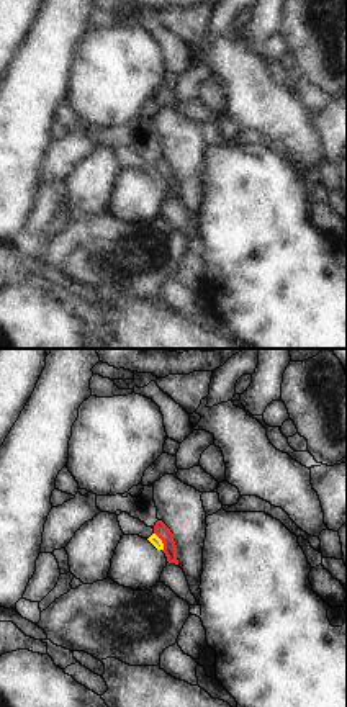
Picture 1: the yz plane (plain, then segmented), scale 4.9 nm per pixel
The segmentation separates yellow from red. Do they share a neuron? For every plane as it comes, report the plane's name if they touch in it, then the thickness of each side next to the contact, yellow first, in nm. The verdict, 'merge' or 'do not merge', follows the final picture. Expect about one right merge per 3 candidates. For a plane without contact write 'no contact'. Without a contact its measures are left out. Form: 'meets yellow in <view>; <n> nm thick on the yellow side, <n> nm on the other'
meets yellow in yz; 50 nm thick on the yellow side, 70 nm on the other

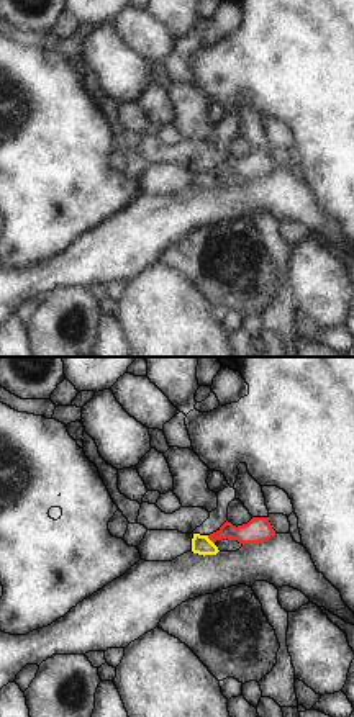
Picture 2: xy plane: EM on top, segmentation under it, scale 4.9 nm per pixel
meets yellow in xy; 100 nm thick on the yellow side, 120 nm on the other

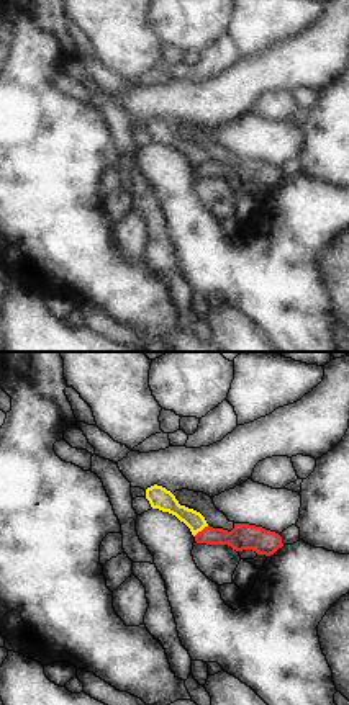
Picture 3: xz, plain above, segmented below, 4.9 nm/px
meets yellow in xz; 110 nm thick on the yellow side, 130 nm on the other

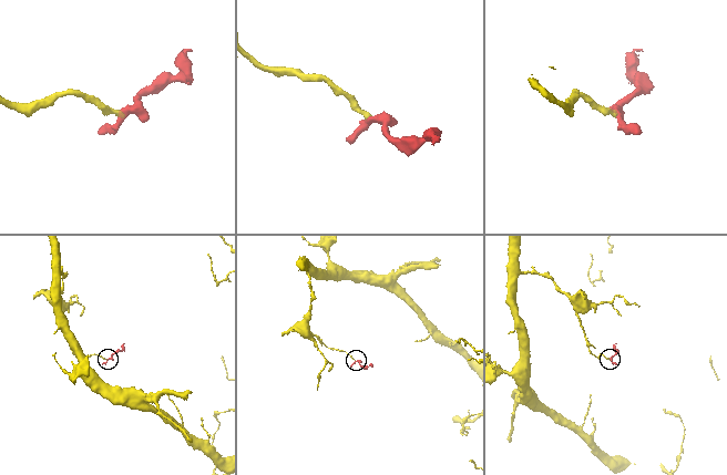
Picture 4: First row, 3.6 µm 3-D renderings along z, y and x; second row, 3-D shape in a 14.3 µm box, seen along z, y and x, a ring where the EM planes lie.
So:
do not merge

